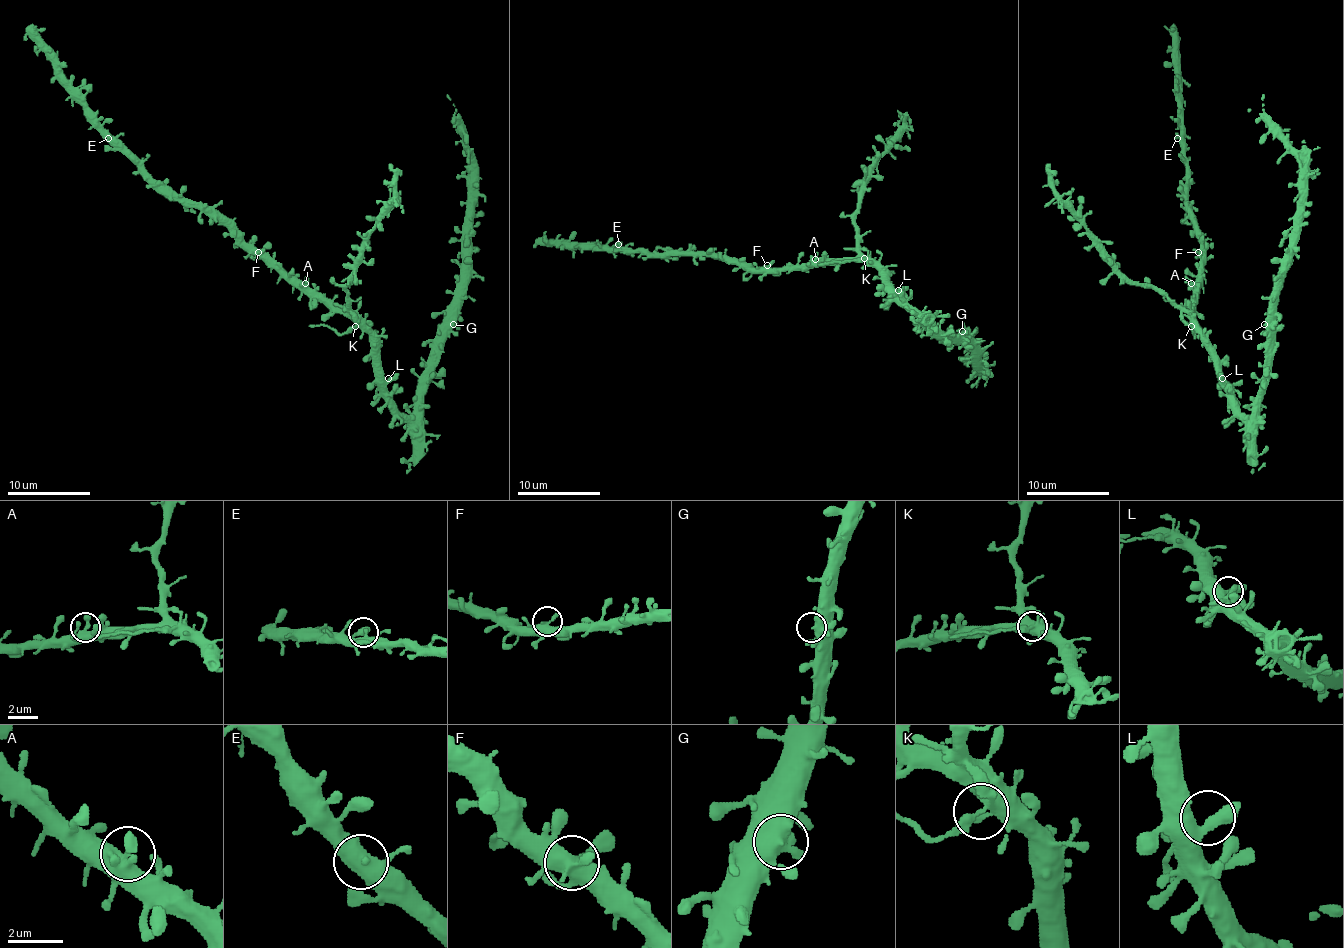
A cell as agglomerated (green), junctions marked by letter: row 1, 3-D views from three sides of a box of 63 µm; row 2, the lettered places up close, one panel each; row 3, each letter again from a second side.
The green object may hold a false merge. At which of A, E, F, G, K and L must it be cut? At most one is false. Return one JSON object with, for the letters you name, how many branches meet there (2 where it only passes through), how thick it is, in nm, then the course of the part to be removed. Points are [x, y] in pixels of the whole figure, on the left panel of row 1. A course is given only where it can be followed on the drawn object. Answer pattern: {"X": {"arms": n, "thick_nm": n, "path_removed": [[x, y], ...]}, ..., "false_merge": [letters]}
{"K": {"arms": 4, "thick_nm": 360, "path_removed": [[355, 326], [336, 335], [322, 324], [309, 326]]}, "false_merge": ["K"]}

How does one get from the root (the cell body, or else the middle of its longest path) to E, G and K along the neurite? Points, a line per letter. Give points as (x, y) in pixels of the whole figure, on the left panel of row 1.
E: (372, 337), (343, 312), (312, 299), (224, 225), (173, 200), (108, 138)
G: (372, 337), (378, 376), (388, 393), (388, 401), (401, 413), (413, 415), (426, 366), (438, 341), (453, 324)
K: (372, 337), (363, 328), (355, 326)

